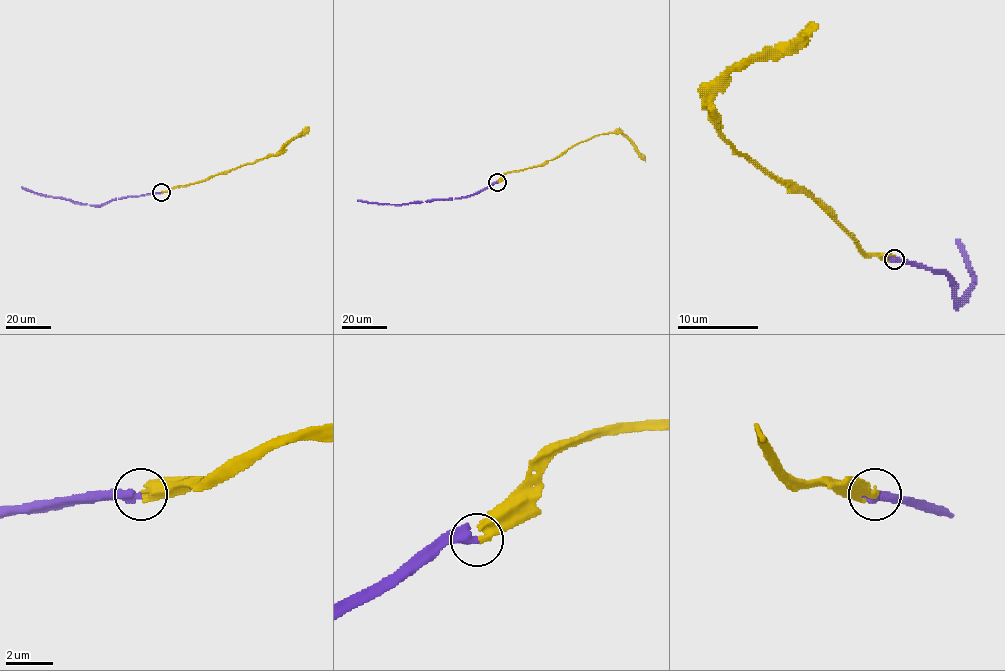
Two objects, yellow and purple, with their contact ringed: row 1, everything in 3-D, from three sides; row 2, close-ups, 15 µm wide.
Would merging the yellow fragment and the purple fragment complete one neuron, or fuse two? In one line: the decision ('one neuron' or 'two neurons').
one neuron

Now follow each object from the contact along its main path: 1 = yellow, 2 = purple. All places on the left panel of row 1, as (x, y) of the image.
1: (161, 192), (275, 156), (309, 127)
2: (161, 192), (89, 204), (48, 197), (21, 187)

